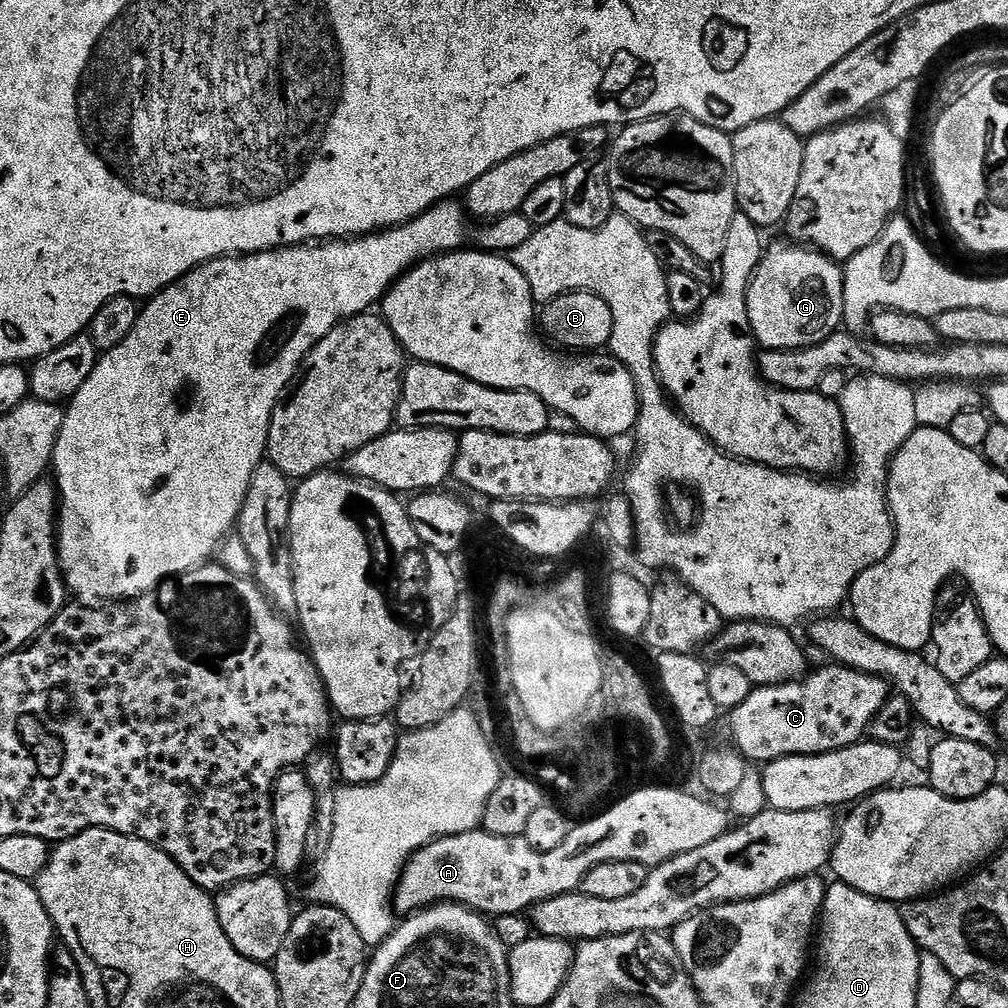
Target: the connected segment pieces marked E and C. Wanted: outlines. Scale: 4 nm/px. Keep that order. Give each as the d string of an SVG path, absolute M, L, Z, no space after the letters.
M455 199L443 200L428 212L423 212L417 220L400 224L397 228L369 232L366 236L337 238L324 243L294 244L269 252L249 252L246 256L223 256L199 264L178 283L163 288L141 307L138 322L134 322L134 330L130 330L128 337L123 342L118 342L114 350L103 353L97 359L94 374L90 374L82 390L78 390L78 394L67 401L62 430L58 430L54 446L50 468L53 473L56 471L54 483L58 493L56 551L60 553L60 570L64 574L64 583L73 597L84 602L135 600L137 596L155 593L165 580L209 563L219 553L220 545L237 527L240 511L250 490L250 478L254 478L254 470L265 463L274 406L288 391L300 364L308 357L310 350L314 350L314 346L322 342L322 338L326 338L330 330L334 330L334 326L352 316L362 316L375 309L372 307L375 304L377 307L383 301L392 285L408 269L416 267L421 260L465 247L464 239L468 236L470 216L463 203L456 203Z
M832 662L827 667L809 671L799 682L753 687L750 698L746 698L742 706L731 709L730 744L749 762L838 751L865 739L872 720L889 695L890 685L883 677Z

